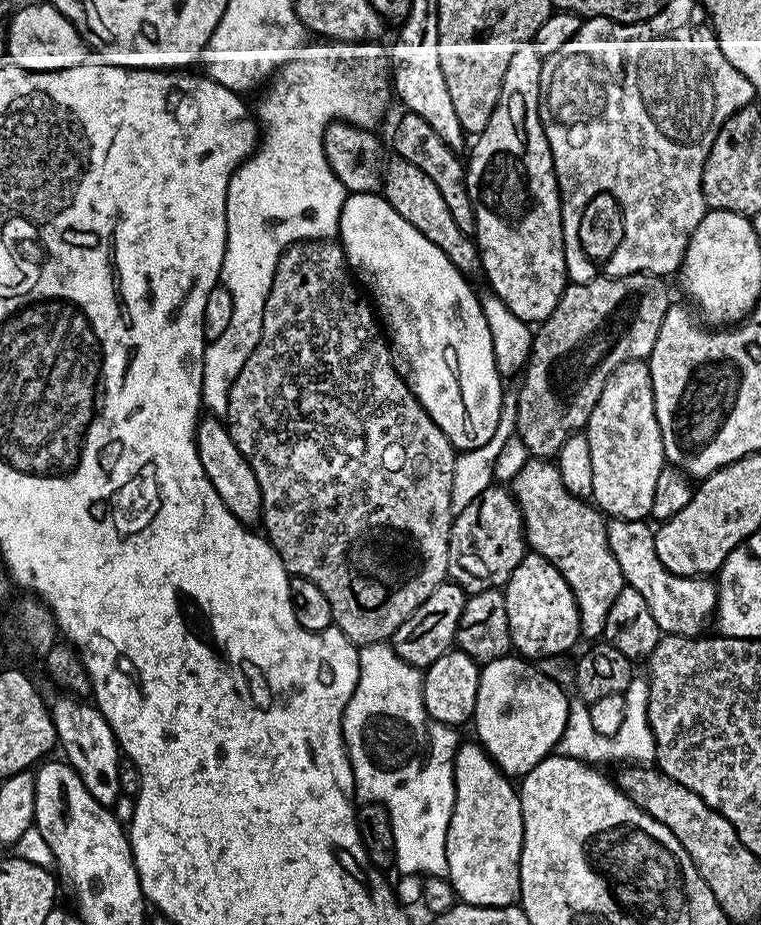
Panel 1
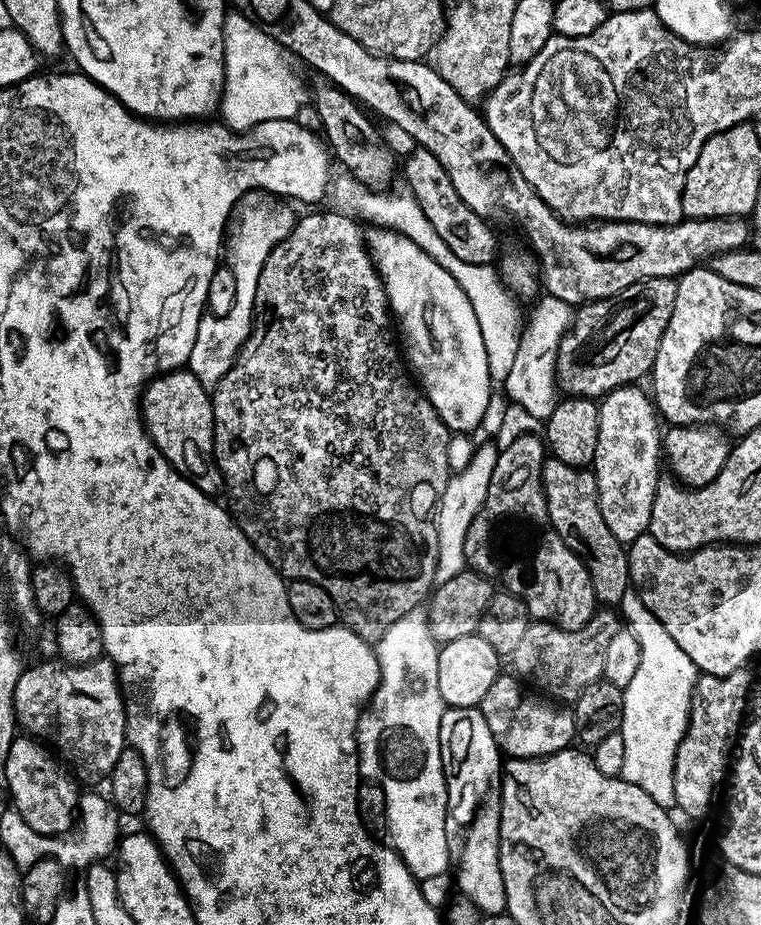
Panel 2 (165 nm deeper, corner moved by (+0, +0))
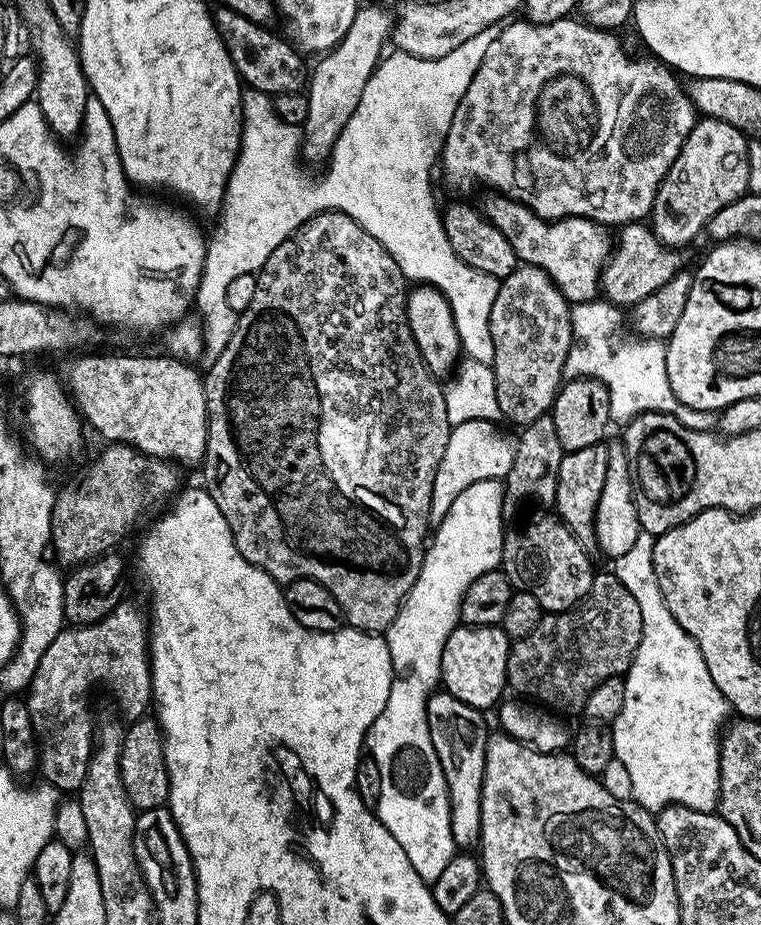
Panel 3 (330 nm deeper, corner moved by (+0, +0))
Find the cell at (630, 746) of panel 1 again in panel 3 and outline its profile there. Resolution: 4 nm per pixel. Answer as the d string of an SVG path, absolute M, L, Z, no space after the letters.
M641 530L634 546L614 560L618 582L634 594L638 607L642 609L642 642L627 670L633 681L626 683L626 702L622 702L622 710L610 724L614 750L630 774L630 783L634 786L632 799L647 812L658 814L669 804L681 804L699 812L716 812L720 802L720 742L724 719L730 716L730 705L718 686L714 686L714 678L710 678L710 670L706 670L702 650L698 650L694 638L690 638L690 634L674 622L674 614L670 614L662 598L658 574L654 574L655 545L654 537Z

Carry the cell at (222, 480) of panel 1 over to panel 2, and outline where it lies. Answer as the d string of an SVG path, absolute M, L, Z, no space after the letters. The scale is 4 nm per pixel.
M187 370L166 372L150 381L144 389L142 397L142 415L144 423L150 429L152 441L158 446L158 450L164 455L175 468L183 469L189 480L198 490L202 490L210 497L216 498L225 491L224 475L216 464L216 458L212 455L214 450L214 410L209 389L194 378L194 374Z

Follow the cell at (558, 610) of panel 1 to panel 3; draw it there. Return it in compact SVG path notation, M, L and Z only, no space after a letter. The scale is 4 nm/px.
M549 514L549 516L536 516L533 520L526 521L521 528L509 527L504 534L500 563L513 589L534 594L534 598L538 598L538 602L544 607L545 613L549 613L565 612L584 599L590 590L594 575L594 567L592 568L588 560L591 560L589 553L585 552L584 547L576 541L571 530L564 525L564 521L555 514Z

